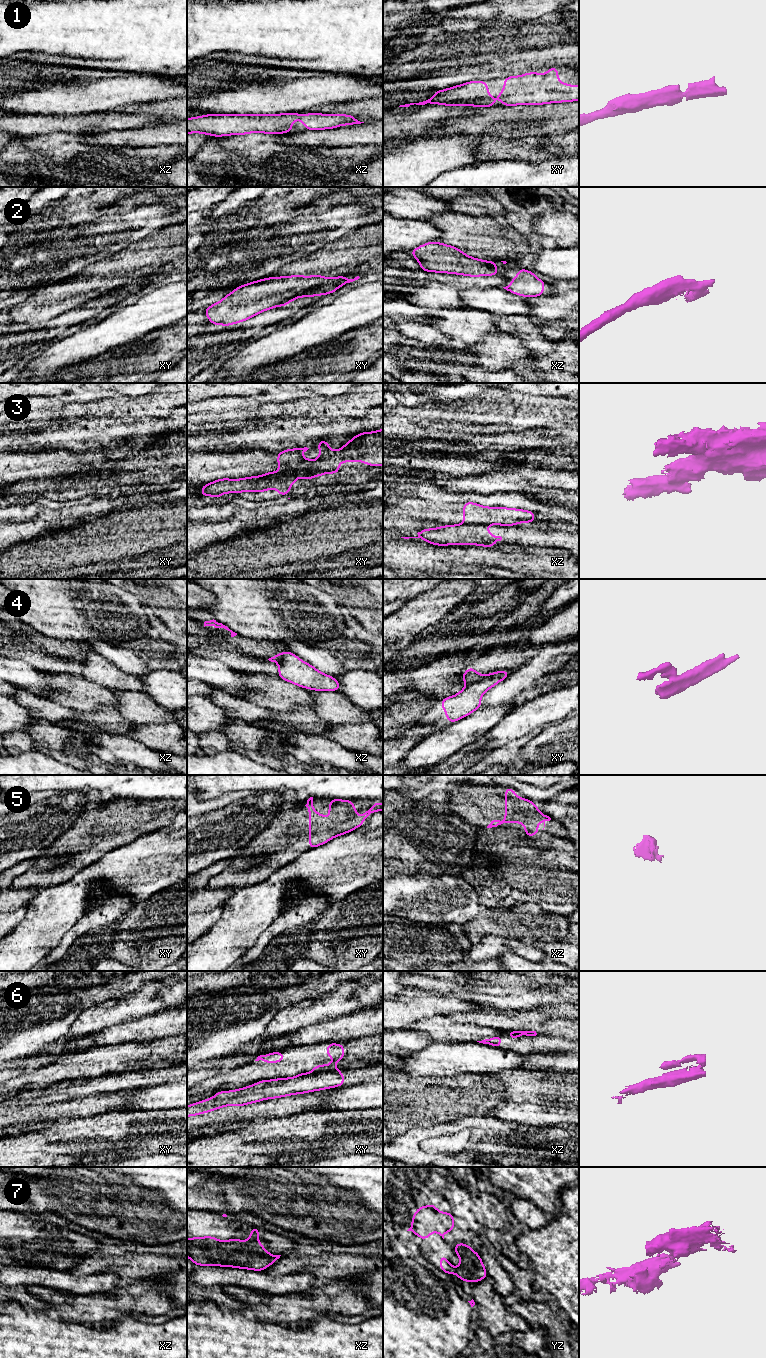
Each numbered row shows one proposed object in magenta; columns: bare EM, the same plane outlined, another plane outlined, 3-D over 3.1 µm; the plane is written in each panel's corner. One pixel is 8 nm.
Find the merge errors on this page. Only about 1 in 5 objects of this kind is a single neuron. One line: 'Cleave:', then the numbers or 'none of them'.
Cleave: 2, 3, 4, 6

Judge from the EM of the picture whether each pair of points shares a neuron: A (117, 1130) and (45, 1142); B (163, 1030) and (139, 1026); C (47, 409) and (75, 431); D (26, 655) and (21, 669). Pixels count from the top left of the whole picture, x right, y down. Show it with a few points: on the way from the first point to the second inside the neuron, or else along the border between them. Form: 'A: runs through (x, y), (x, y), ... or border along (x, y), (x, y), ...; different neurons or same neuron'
A: runs through (99, 1130), (70, 1130), (63, 1132); same neuron
B: runs through (157, 1027), (145, 1027); same neuron
C: border along (66, 425), (42, 429); different neurons
D: border along (10, 657), (24, 660), (27, 663); different neurons

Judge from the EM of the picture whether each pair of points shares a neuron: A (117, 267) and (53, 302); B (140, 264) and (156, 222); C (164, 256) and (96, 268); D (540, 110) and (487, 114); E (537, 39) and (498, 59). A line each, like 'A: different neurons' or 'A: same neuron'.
A: same neuron
B: different neurons
C: same neuron
D: same neuron
E: same neuron

